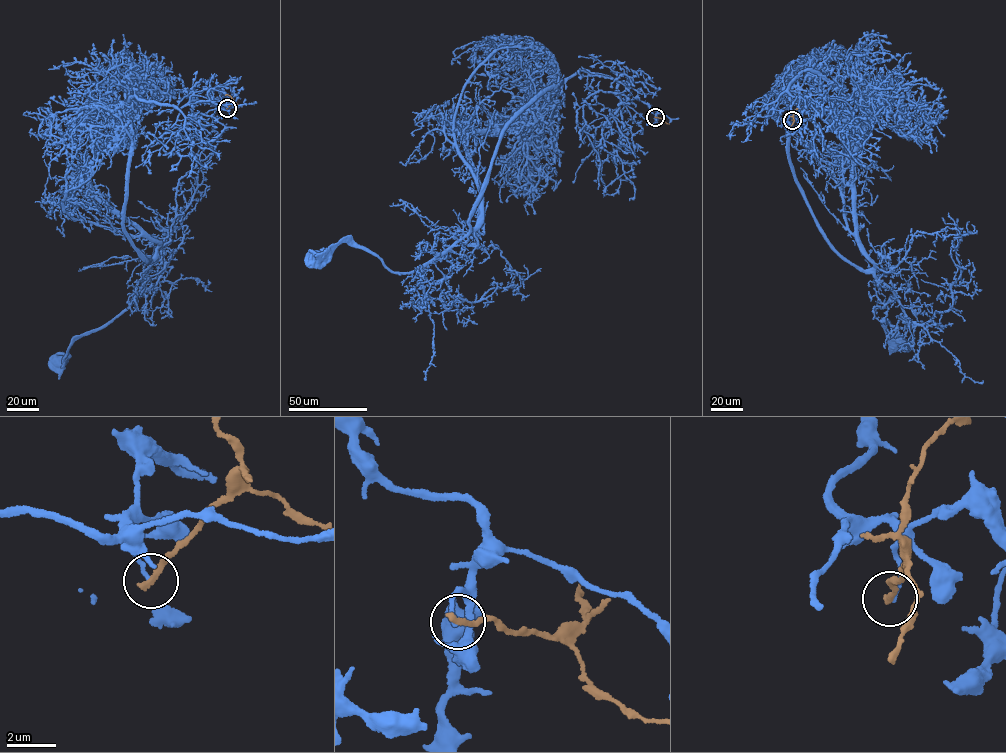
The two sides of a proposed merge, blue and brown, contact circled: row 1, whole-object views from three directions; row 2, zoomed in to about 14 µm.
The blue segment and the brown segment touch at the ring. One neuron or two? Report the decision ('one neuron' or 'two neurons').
two neurons

